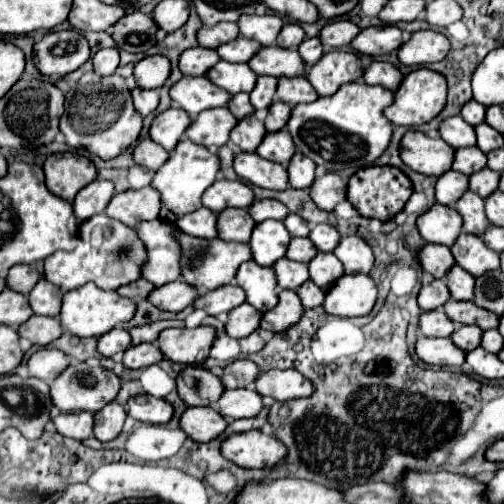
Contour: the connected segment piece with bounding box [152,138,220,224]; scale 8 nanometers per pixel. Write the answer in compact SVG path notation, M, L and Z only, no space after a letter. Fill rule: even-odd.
M182 138L180 146L176 146L176 150L170 154L168 164L164 164L152 180L152 186L158 188L158 192L162 194L160 220L168 220L170 224L174 224L182 216L198 210L202 206L200 202L202 194L208 186L214 184L218 170L220 170L220 158L216 154L212 154L206 146L200 146L188 138Z

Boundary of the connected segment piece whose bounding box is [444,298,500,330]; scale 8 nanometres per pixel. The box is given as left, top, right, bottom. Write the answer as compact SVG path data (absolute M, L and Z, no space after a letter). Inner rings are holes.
M450 298L448 304L444 304L444 310L456 326L476 324L482 330L490 330L490 328L498 328L498 324L500 324L500 318L494 312L488 312L488 310L476 306L474 302L458 302L458 300Z

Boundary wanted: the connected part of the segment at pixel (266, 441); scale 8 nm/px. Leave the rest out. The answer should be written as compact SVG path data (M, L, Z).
M260 430L232 434L222 442L224 458L242 468L272 468L286 460L288 448Z

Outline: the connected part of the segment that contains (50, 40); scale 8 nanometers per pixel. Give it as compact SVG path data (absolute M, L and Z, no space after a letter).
M78 30L48 32L34 44L34 64L44 76L66 76L90 58L90 44Z

